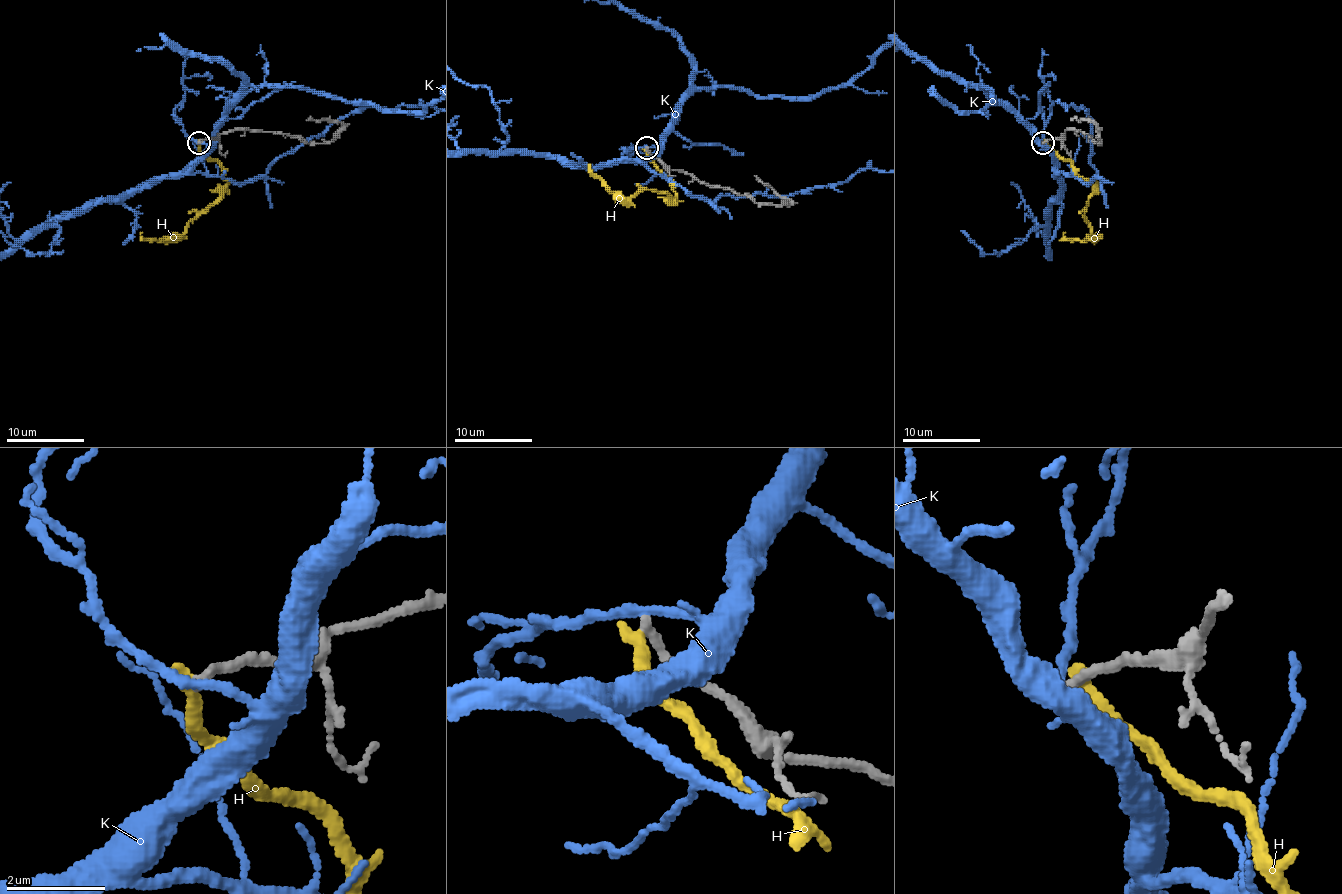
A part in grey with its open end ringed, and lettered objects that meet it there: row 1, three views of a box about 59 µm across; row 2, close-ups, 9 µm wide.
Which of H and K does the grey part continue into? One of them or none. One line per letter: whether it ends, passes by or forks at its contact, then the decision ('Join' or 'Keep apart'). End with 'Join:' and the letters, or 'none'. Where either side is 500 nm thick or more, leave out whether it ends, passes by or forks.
H: It ends there. Keep apart
K: It passes by. Keep apart
Join: none

